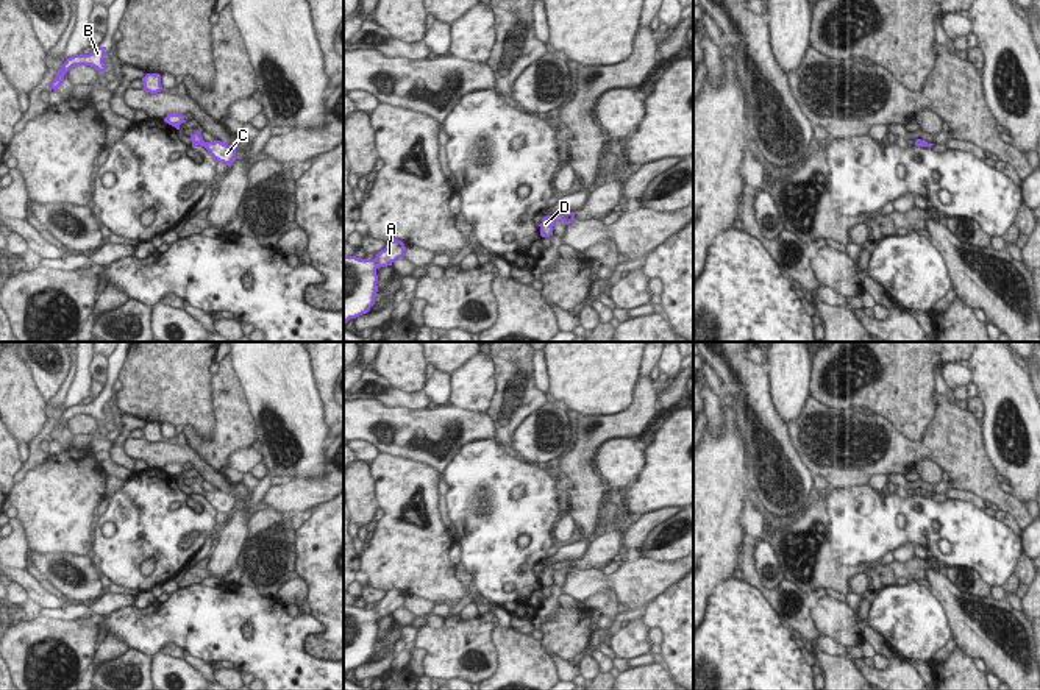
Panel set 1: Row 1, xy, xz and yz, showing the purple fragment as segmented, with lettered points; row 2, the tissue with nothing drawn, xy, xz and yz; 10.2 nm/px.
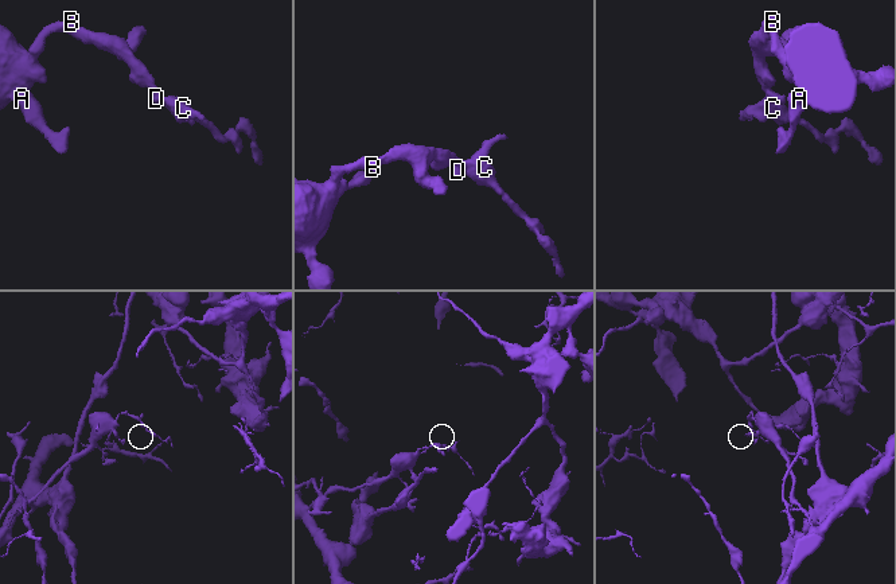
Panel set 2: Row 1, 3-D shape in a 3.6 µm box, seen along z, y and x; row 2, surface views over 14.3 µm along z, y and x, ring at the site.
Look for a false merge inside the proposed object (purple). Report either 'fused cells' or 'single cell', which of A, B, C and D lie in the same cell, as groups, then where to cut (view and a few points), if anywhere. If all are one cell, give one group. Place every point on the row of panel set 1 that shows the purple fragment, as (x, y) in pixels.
single cell | A B C D | no cut

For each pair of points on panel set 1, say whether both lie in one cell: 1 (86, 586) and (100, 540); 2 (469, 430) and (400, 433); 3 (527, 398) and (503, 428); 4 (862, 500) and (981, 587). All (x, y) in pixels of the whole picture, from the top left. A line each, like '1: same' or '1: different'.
1: different
2: same
3: same
4: different

